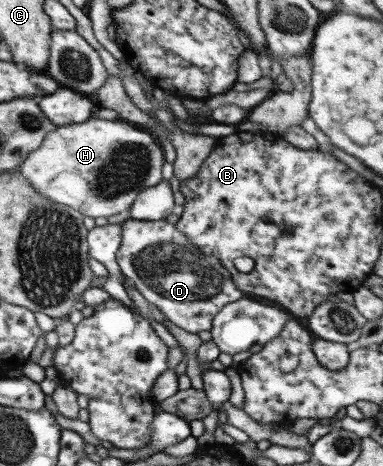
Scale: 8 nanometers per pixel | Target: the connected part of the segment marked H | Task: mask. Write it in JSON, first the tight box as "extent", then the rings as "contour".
{"extent":[17,115,164,222],"contour":[[[95,115],[85,122],[51,130],[43,144],[17,168],[43,196],[102,222],[130,210],[138,194],[162,180],[164,150],[157,137],[128,121],[103,120]]]}

